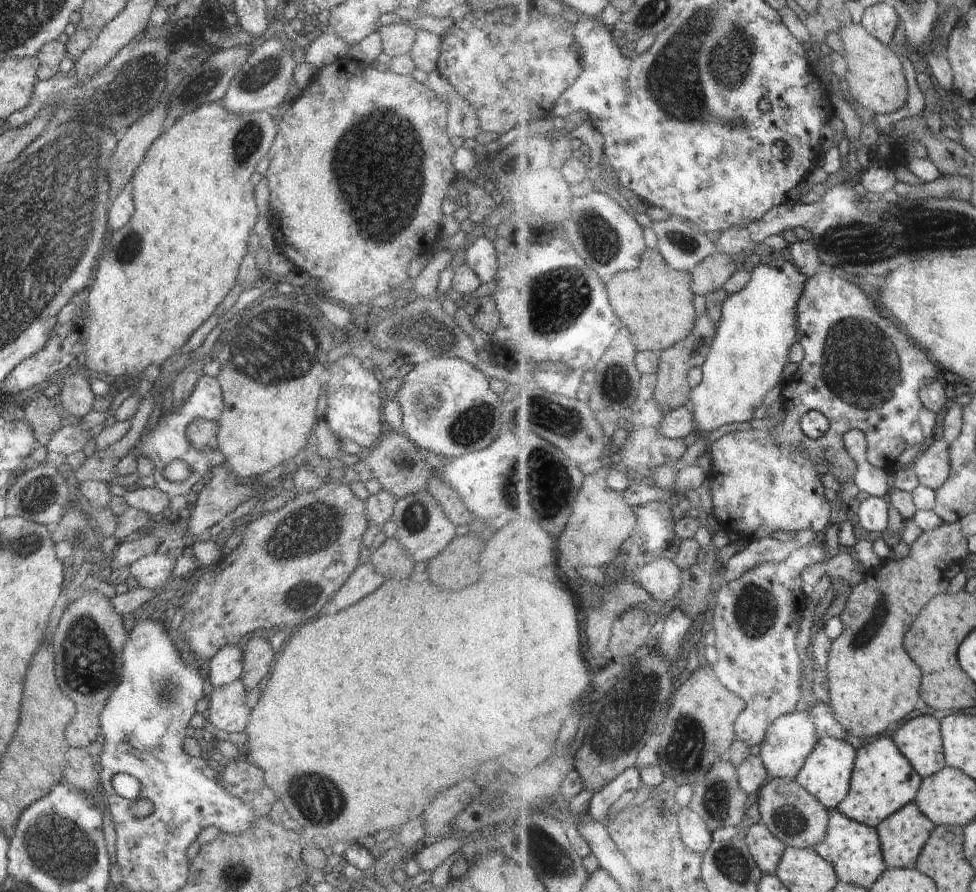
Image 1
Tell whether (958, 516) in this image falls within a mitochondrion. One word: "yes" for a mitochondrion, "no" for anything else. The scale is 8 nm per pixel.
no

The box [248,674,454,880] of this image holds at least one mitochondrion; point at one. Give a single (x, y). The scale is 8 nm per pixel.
(312, 793)

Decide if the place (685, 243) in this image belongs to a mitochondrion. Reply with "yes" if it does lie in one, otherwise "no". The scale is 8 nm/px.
yes

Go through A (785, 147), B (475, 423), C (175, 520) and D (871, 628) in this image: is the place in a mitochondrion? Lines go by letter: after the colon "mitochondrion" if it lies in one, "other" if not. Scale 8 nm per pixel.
A: other
B: mitochondrion
C: other
D: mitochondrion

